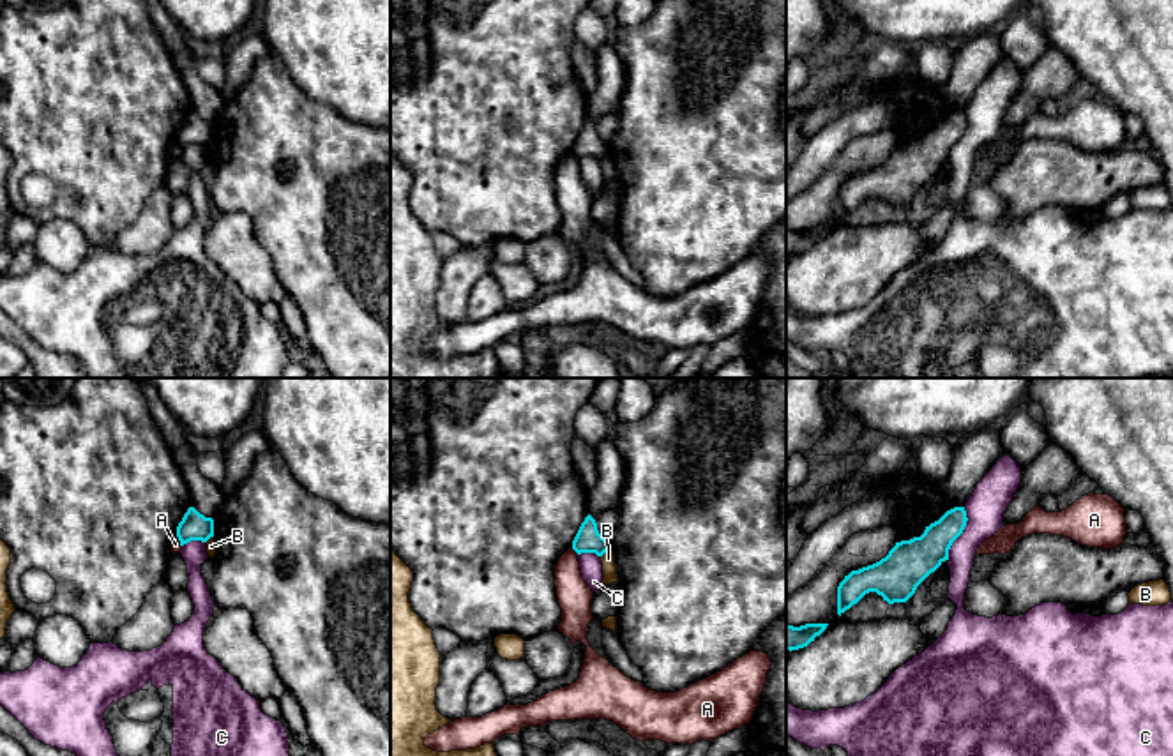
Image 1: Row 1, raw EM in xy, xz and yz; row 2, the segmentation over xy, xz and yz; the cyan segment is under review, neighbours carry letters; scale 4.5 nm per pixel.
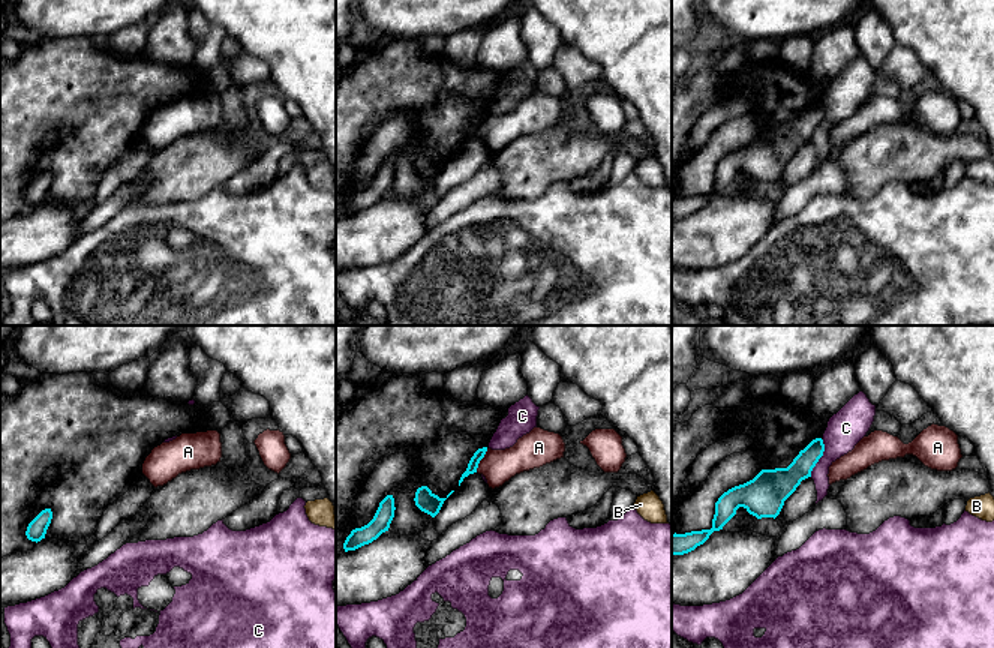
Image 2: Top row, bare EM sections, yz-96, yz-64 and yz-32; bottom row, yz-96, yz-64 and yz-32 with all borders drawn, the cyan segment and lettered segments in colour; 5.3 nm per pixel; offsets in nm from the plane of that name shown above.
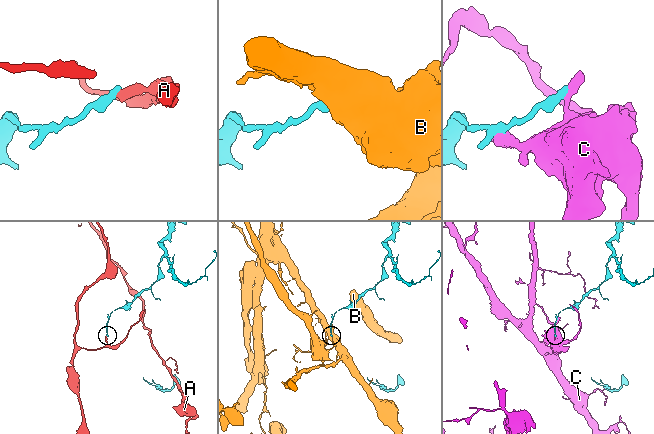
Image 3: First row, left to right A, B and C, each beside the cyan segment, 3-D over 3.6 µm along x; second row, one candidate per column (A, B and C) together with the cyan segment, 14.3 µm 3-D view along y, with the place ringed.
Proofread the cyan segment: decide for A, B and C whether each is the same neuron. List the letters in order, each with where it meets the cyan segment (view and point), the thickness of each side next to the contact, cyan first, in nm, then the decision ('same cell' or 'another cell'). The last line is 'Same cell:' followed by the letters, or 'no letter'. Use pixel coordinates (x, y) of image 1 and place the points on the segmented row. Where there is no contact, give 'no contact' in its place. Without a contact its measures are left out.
A: contact xz (575, 550); calibres 120 and 160 nm; another cell
B: contact xz (605, 551); calibres 120 and 60 nm; another cell
C: contact yz (961, 532); calibres 190 and 180 nm; another cell
Same cell: no letter

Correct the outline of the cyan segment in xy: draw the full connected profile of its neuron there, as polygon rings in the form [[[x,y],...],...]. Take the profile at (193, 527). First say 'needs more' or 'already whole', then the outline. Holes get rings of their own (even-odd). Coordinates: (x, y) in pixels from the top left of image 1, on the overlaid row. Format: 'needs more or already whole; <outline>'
already whole; [[[189,507],[177,526],[177,537],[180,546],[191,541],[207,542],[210,537],[214,537],[214,519],[205,518],[194,507]]]

